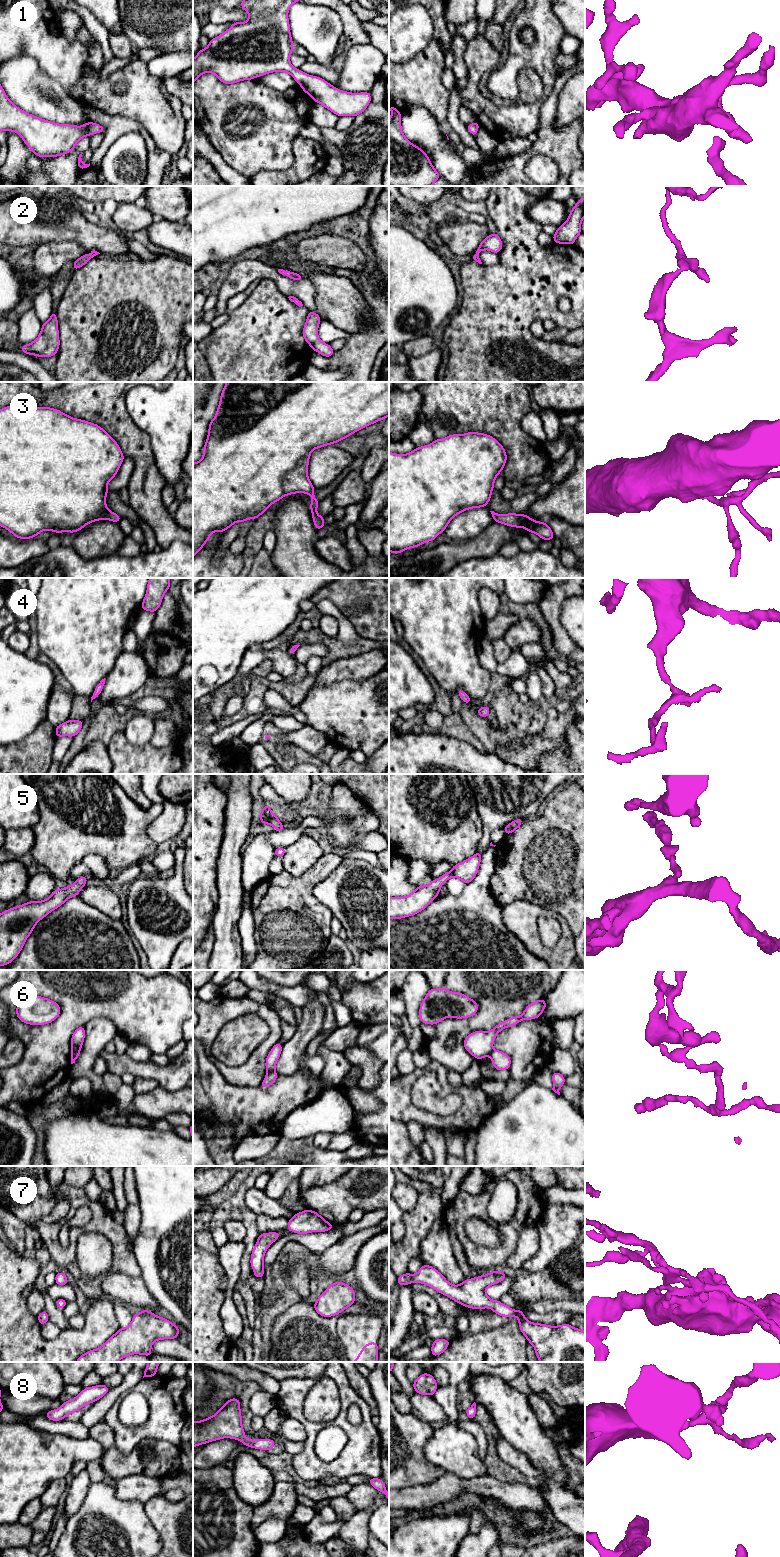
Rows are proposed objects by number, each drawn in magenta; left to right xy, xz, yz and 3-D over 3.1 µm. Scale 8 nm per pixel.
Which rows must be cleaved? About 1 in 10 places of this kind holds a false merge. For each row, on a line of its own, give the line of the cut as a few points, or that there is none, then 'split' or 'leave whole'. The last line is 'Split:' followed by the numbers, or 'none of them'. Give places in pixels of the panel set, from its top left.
1: no cut; leave whole
2: no cut; leave whole
3: no cut; leave whole
4: no cut; leave whole
5: no cut; leave whole
6: cut in xy along (79, 1050), (71, 1052); split
7: no cut; leave whole
8: no cut; leave whole
Split: 6

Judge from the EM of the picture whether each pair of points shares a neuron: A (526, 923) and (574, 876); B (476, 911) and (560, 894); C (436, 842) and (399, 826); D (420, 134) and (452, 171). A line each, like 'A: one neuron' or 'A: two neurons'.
A: two neurons
B: two neurons
C: one neuron
D: one neuron

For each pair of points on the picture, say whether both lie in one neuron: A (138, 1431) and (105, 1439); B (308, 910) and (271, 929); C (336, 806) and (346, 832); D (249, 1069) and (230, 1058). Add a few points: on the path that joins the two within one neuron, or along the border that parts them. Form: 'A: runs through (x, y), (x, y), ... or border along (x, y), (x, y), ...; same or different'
A: border along (103, 1420), (114, 1434), (115, 1446), (127, 1455); different
B: runs through (301, 920), (292, 929), (281, 929); same
C: runs through (339, 812), (344, 826); same
D: border along (257, 1047), (240, 1065); different

